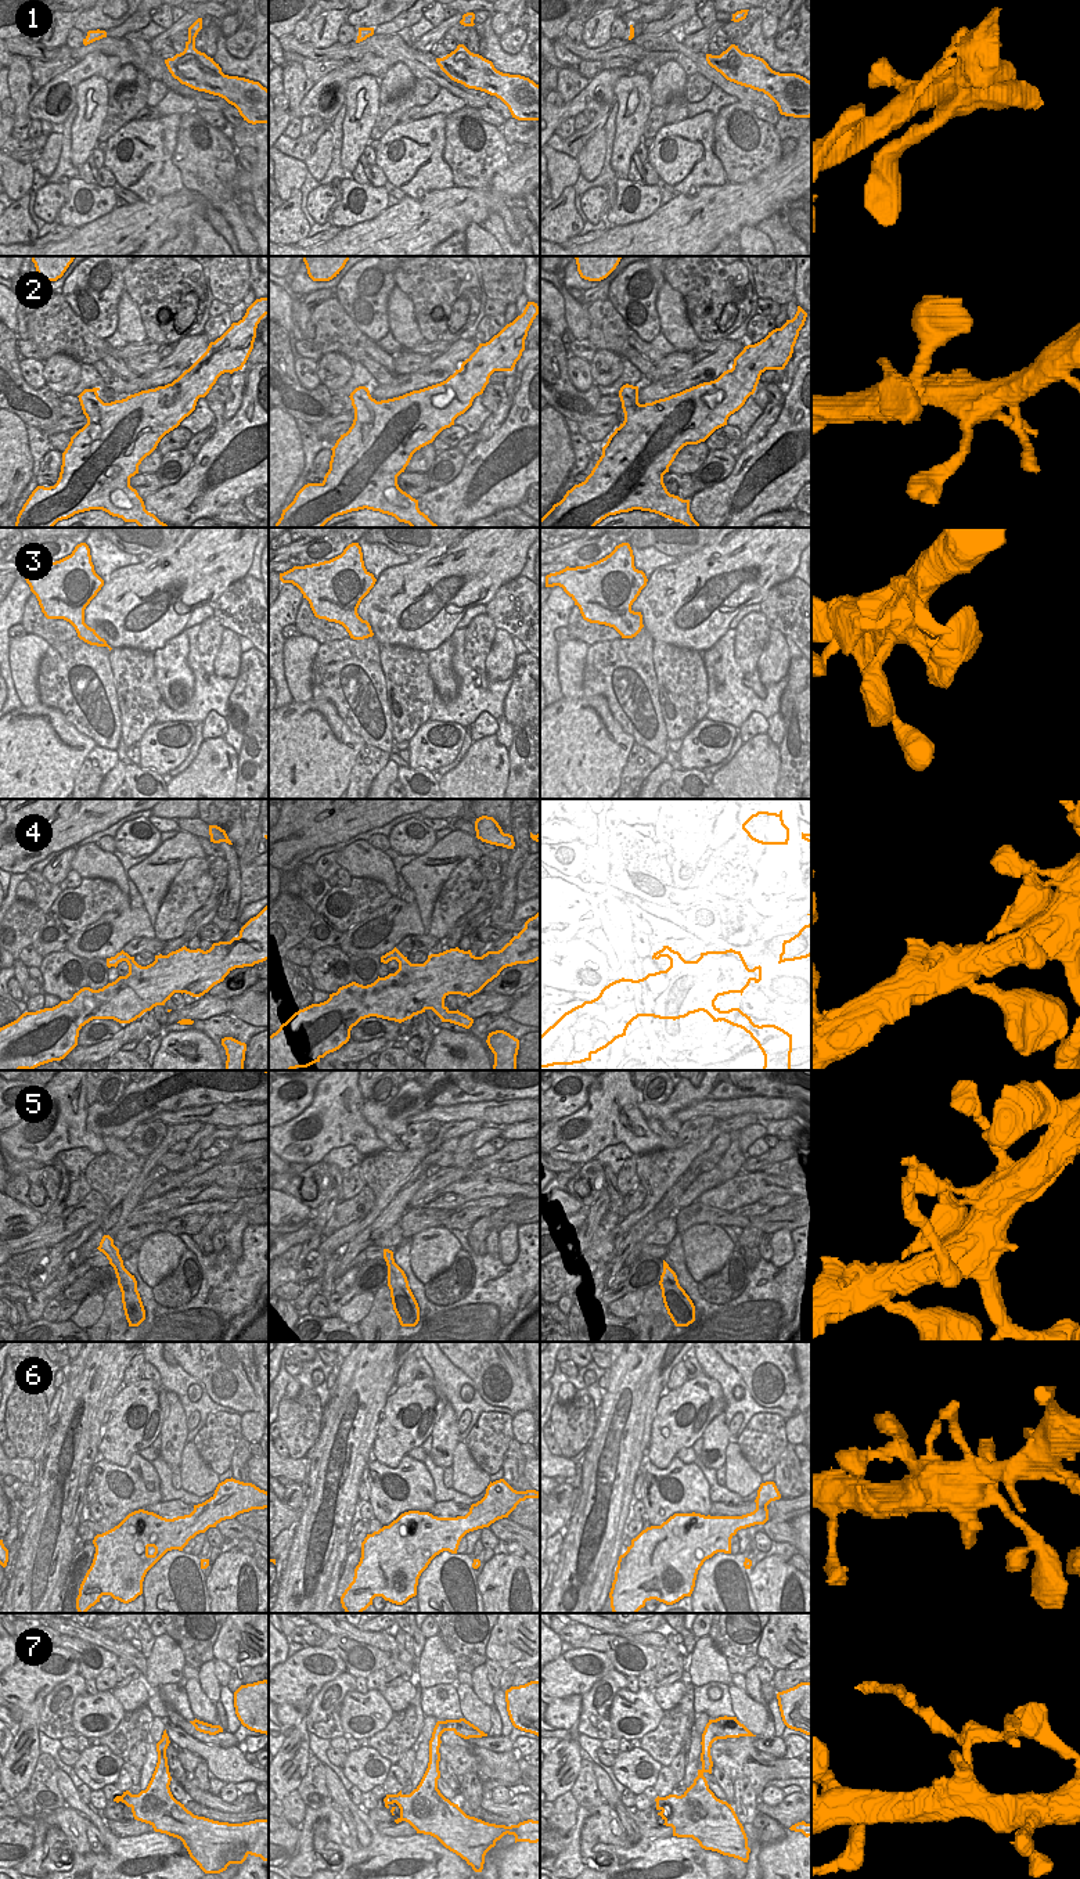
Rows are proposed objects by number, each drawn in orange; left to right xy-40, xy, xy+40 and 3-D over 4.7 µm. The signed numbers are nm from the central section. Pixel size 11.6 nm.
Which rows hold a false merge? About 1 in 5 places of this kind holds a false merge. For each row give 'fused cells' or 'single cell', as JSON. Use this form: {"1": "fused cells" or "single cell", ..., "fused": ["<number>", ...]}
{"1": "single cell", "2": "fused cells", "3": "single cell", "4": "single cell", "5": "fused cells", "6": "single cell", "7": "fused cells", "fused": ["2", "5", "7"]}

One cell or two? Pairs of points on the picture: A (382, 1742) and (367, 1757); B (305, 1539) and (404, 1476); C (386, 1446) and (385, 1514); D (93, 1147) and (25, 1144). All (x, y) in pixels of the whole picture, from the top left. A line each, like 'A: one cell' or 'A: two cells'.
A: two cells
B: two cells
C: two cells
D: one cell

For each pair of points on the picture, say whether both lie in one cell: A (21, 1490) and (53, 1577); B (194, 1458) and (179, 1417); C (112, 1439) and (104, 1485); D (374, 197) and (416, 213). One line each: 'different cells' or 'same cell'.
A: different cells
B: different cells
C: different cells
D: different cells

